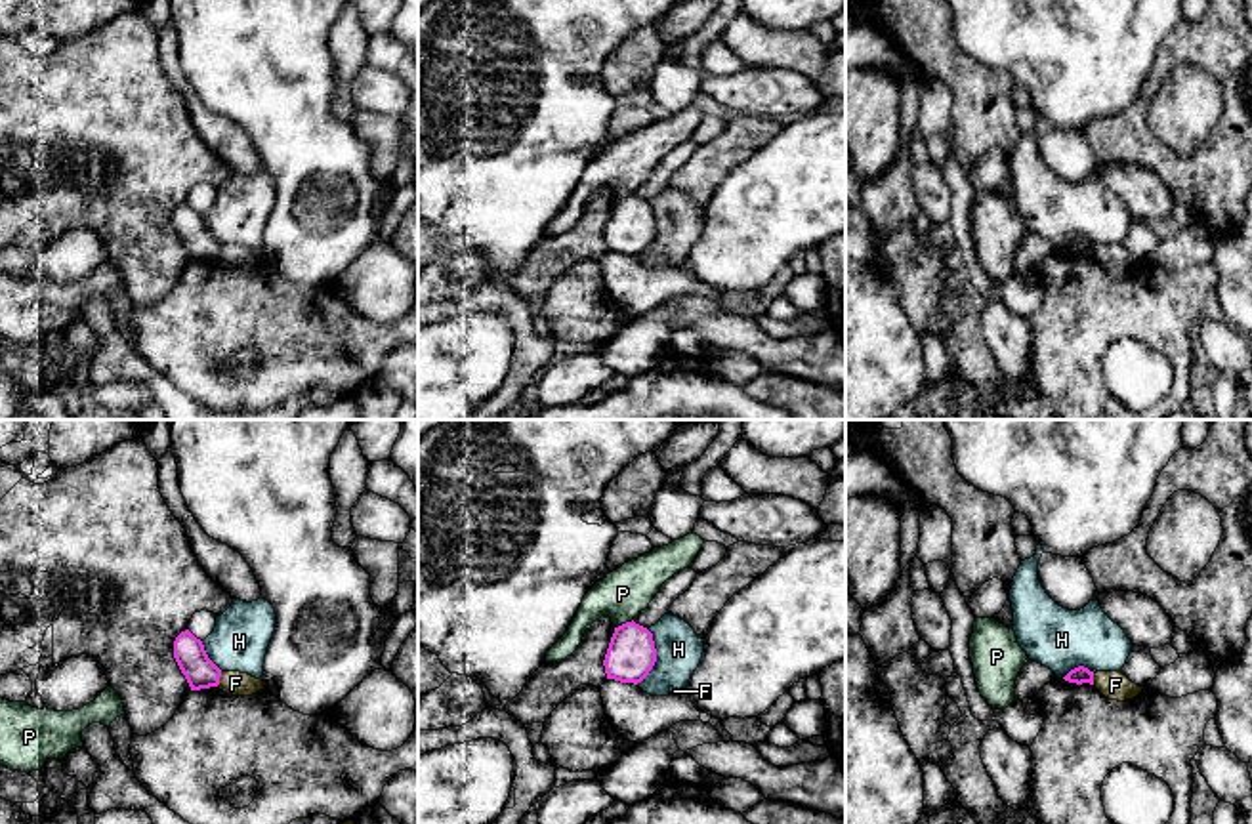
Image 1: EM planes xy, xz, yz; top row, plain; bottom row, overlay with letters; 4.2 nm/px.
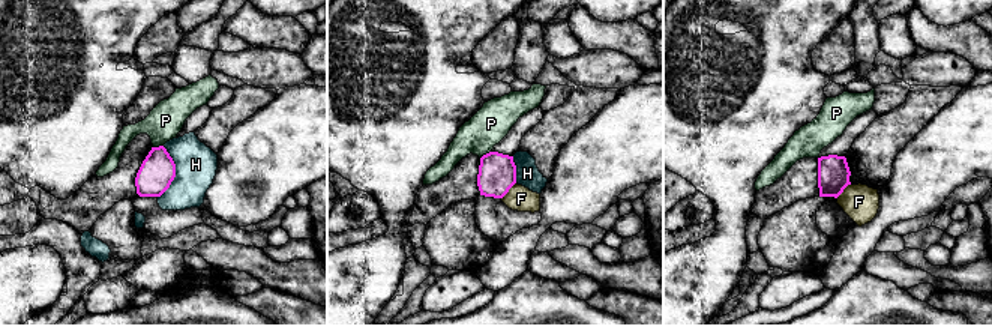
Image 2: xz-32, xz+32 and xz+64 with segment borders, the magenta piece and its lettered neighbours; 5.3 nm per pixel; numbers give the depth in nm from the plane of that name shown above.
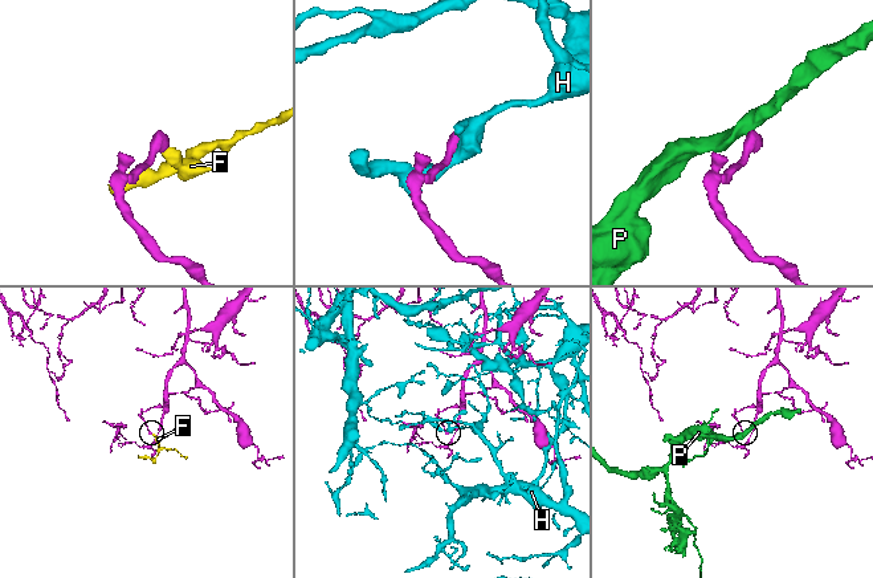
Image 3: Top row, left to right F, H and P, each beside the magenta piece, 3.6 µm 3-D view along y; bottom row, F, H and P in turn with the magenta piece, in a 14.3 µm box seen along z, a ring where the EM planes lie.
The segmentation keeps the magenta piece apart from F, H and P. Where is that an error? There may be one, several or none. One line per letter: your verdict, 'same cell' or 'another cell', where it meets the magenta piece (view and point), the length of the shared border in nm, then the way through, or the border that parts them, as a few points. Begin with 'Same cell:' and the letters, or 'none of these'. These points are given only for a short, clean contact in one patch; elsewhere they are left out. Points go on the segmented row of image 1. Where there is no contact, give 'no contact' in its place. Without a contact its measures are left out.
Same cell: none of these
F: another cell; meets magenta in xy at (218, 679); contact 70 nm long; border along xy (222, 672), (216, 685)
H: another cell; meets magenta in xz at (655, 659); contact 240 nm long
P: another cell; meets magenta in xz at (623, 624); contact 90 nm long; border along xz (632, 618), (615, 628)

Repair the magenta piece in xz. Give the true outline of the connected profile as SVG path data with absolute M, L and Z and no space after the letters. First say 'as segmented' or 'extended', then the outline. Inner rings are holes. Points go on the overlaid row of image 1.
as segmented | M632 622L615 628L603 666L607 679L641 683L657 662L653 633Z

